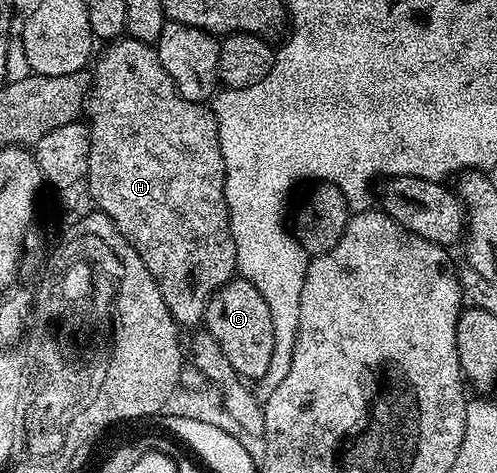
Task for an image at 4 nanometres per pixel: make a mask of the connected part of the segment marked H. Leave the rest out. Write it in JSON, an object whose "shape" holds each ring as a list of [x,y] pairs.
{"shape":[[[123,36],[107,45],[102,55],[97,55],[98,67],[92,70],[92,85],[88,95],[88,125],[90,128],[90,155],[88,156],[88,172],[86,178],[90,182],[90,194],[94,197],[93,205],[107,214],[115,231],[125,241],[129,242],[133,253],[140,256],[140,260],[148,268],[148,272],[156,280],[160,288],[160,296],[164,296],[164,304],[168,304],[168,312],[178,323],[179,327],[197,327],[206,317],[206,305],[212,295],[235,277],[238,268],[236,256],[236,240],[230,223],[230,213],[226,203],[224,184],[226,173],[224,172],[224,156],[220,152],[220,136],[218,125],[214,119],[213,109],[209,105],[184,100],[180,92],[172,84],[168,72],[164,72],[164,64],[160,64],[160,56],[157,49],[151,43],[141,42],[129,36]]]}

